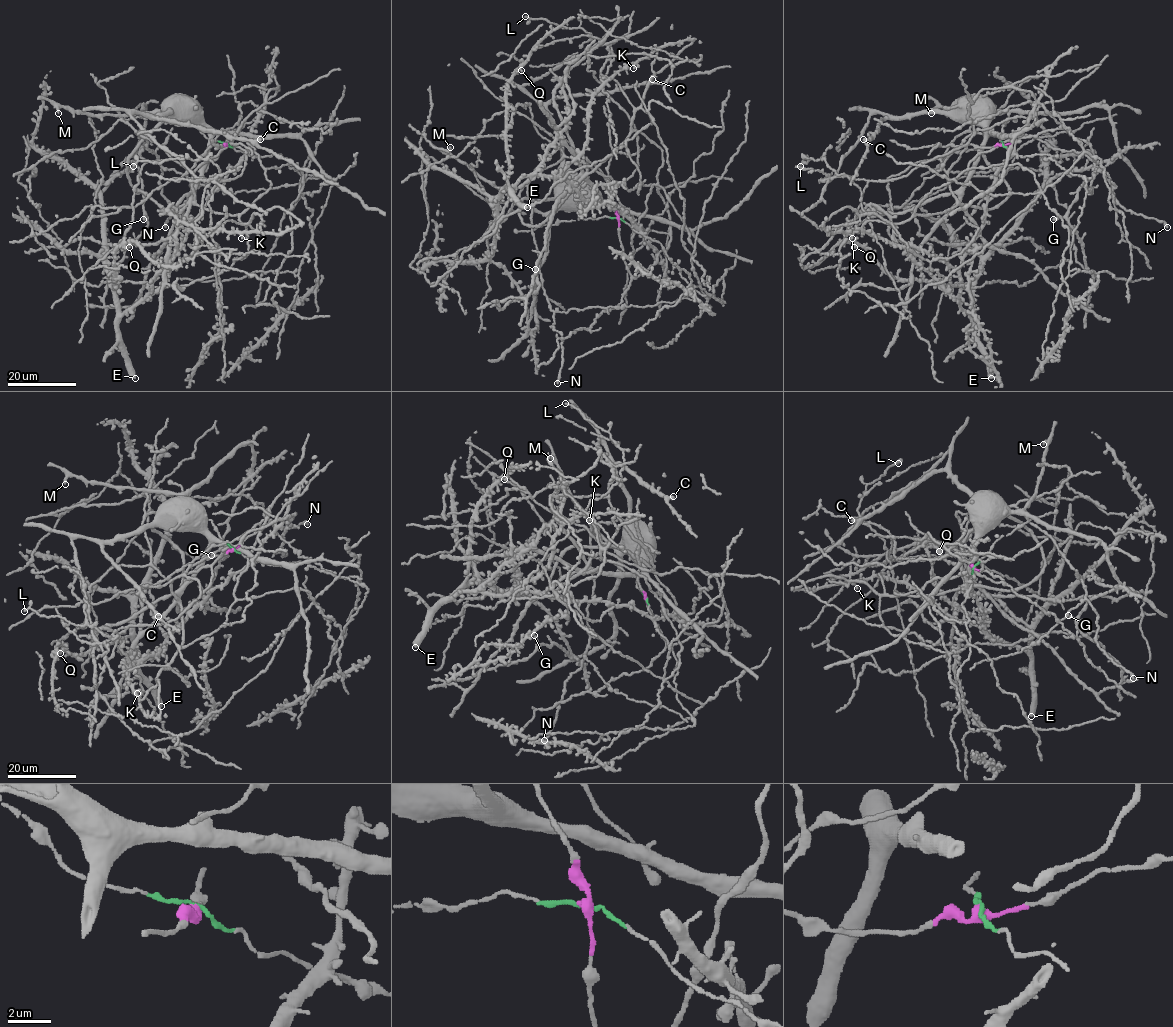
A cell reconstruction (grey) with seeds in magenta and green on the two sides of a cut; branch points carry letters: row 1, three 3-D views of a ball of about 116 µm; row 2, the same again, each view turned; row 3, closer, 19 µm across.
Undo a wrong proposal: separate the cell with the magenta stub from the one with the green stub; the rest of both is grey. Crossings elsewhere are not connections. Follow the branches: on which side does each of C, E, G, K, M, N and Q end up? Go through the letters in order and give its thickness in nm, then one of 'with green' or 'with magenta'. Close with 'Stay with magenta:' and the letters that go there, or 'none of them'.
C: 550 nm | with magenta
E: 600 nm | with green
G: 420 nm | with magenta
K: 240 nm | with green
M: 280 nm | with magenta
N: 360 nm | with magenta
Q: 240 nm | with green
Stay with magenta: C, G, M, N

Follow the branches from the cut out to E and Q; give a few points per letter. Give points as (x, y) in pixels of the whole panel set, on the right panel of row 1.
E: (1002, 143), (1016, 155), (996, 174), (985, 222), (960, 268), (960, 306), (973, 324), (977, 346), (992, 378)
Q: (1002, 143), (1016, 155), (996, 174), (960, 268), (959, 304), (971, 312), (961, 287), (893, 278), (854, 247)

